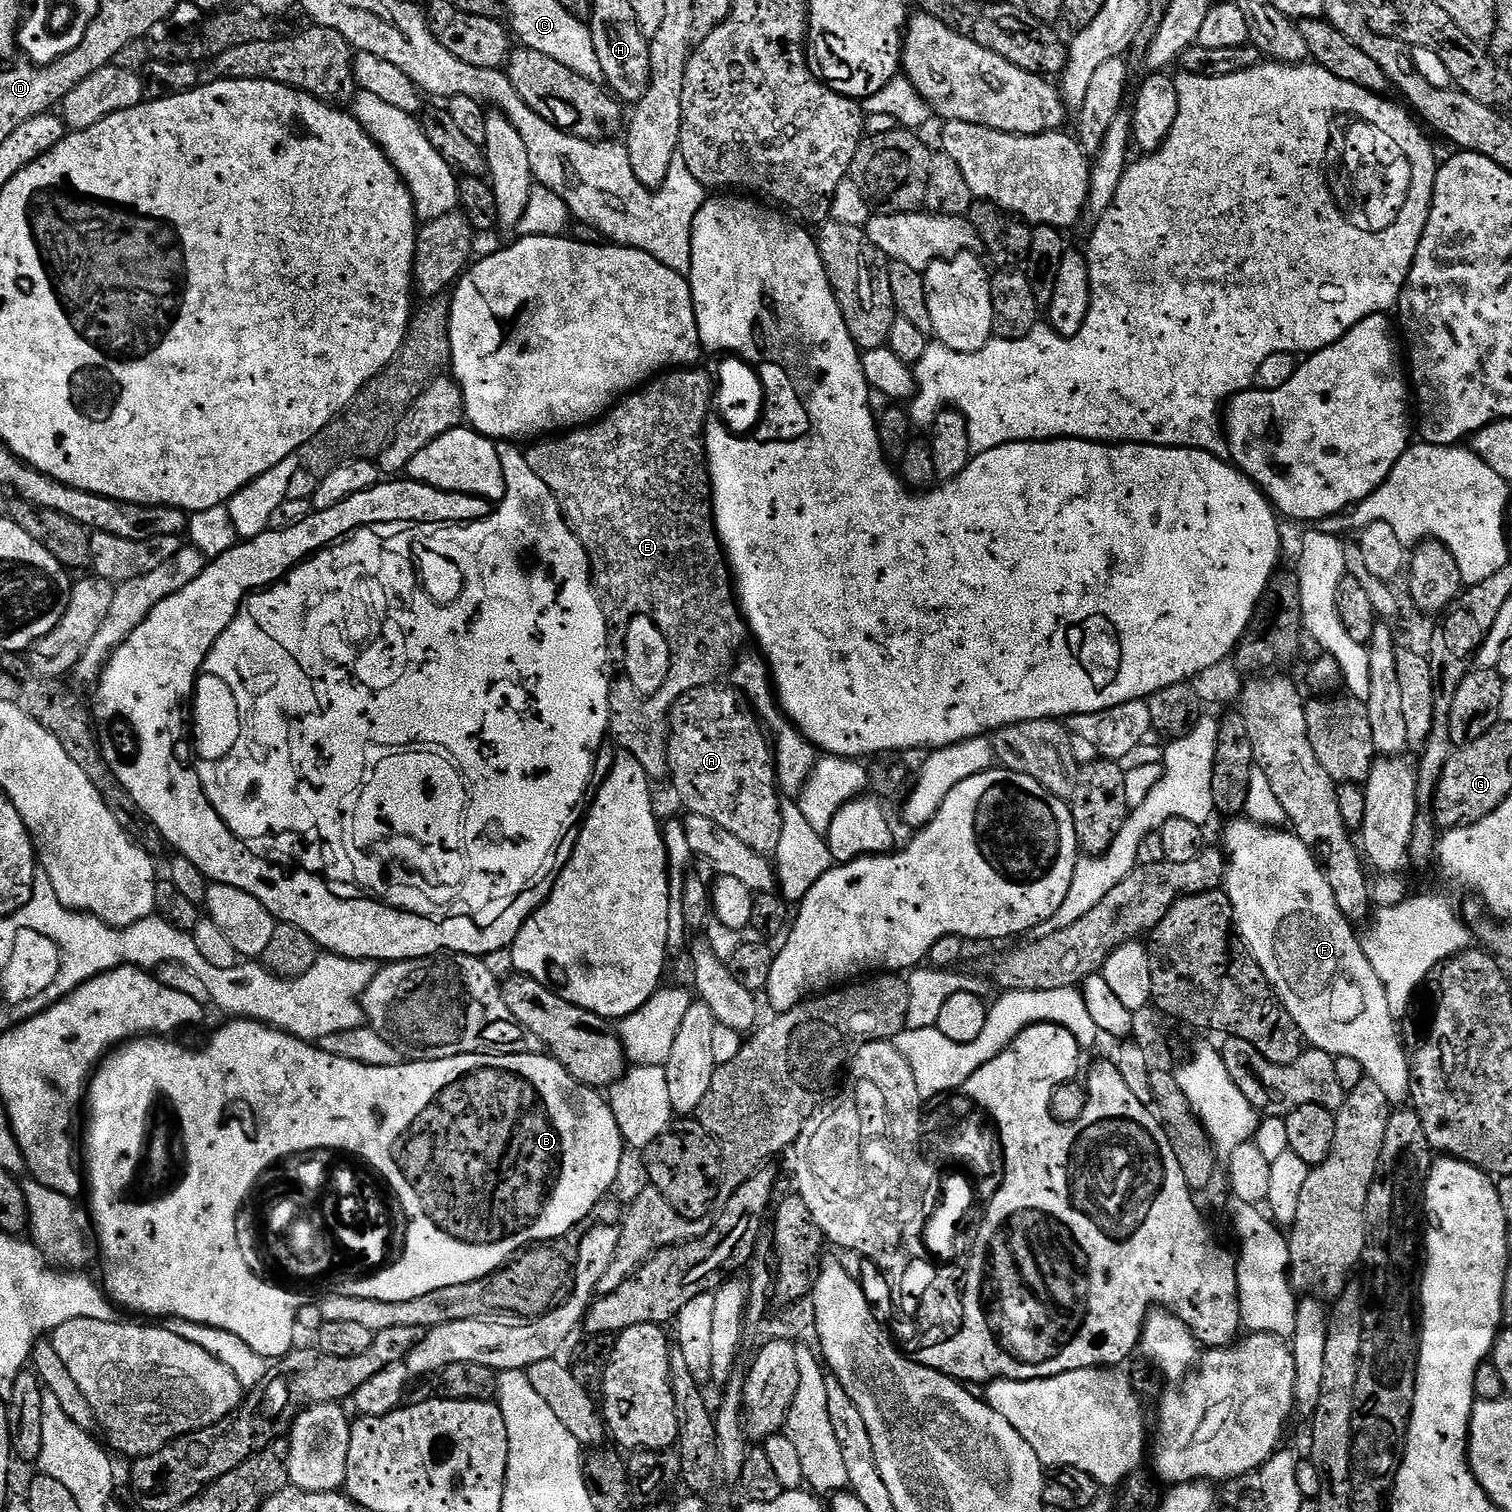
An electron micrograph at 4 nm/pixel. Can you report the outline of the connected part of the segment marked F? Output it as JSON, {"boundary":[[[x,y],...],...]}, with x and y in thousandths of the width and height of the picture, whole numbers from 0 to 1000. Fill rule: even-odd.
{"boundary":[[[815,541],[810,545],[812,546],[810,548],[808,561],[811,564],[811,589],[816,602],[817,616],[819,617],[819,621],[820,619],[823,621],[821,622],[822,626],[827,630],[828,633],[832,636],[832,639],[835,639],[837,647],[841,650],[844,659],[849,663],[849,667],[852,669],[853,673],[856,673],[860,686],[870,695],[878,696],[882,700],[885,698],[896,700],[901,704],[903,712],[911,716],[911,719],[914,721],[914,724],[917,724],[919,731],[928,731],[926,729],[928,728],[931,728],[934,722],[934,705],[932,696],[931,695],[929,696],[929,690],[926,688],[925,684],[923,683],[925,676],[919,671],[919,663],[917,663],[917,655],[914,652],[911,644],[909,644],[909,639],[906,639],[906,636],[901,628],[899,619],[897,617],[894,617],[895,612],[888,604],[888,602],[885,602],[885,597],[882,597],[882,589],[880,589],[880,583],[875,573],[872,571],[868,562],[866,559],[862,558],[854,550],[845,549],[843,547],[837,548],[825,541]]]}

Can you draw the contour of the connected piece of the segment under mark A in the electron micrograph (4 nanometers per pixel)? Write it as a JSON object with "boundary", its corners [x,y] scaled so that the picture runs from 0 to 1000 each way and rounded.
{"boundary":[[[474,451],[456,456],[454,459],[451,459],[451,462],[448,462],[448,464],[444,468],[444,472],[442,475],[442,510],[443,517],[444,516],[445,520],[447,521],[448,525],[452,528],[456,538],[464,541],[470,541],[470,544],[475,544],[475,546],[483,549],[483,552],[485,552],[487,554],[491,554],[491,557],[493,557],[493,560],[496,560],[496,562],[509,567],[513,567],[515,556],[517,555],[517,546],[519,546],[517,544],[517,524],[513,518],[513,501],[511,499],[511,493],[507,483],[503,478],[503,474],[501,474],[499,469],[497,468],[491,458],[484,454],[483,452]]]}

